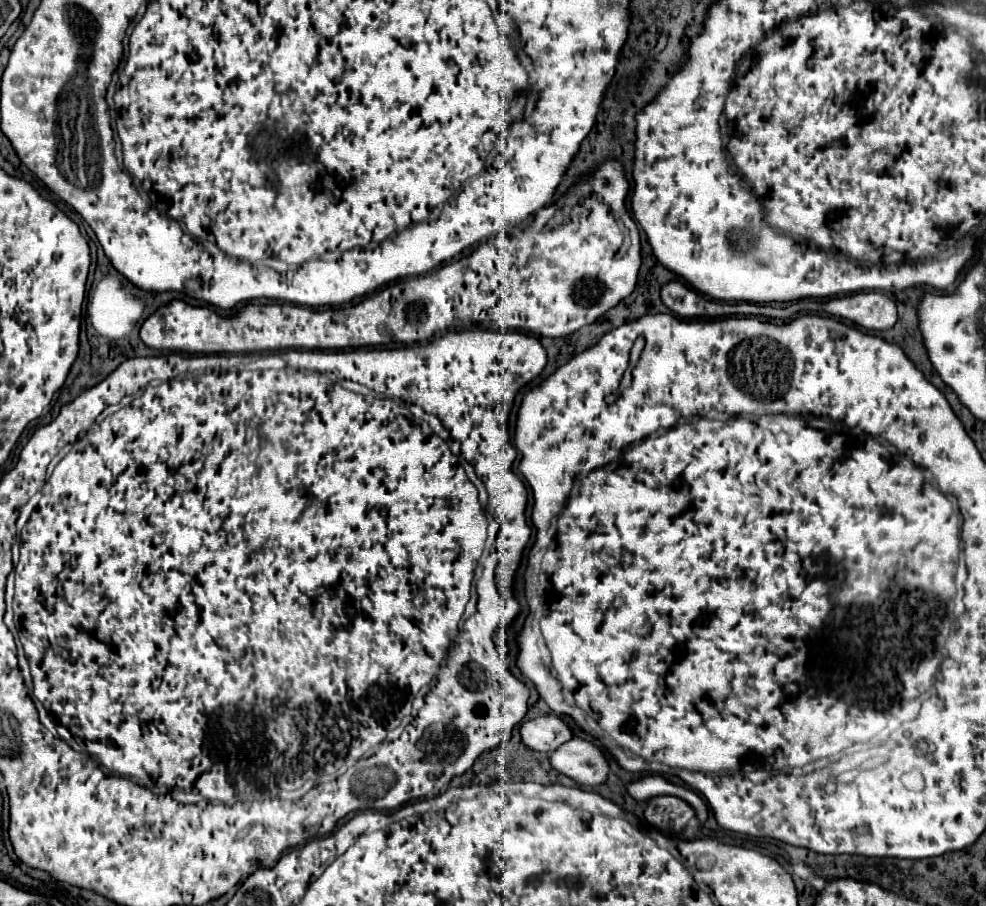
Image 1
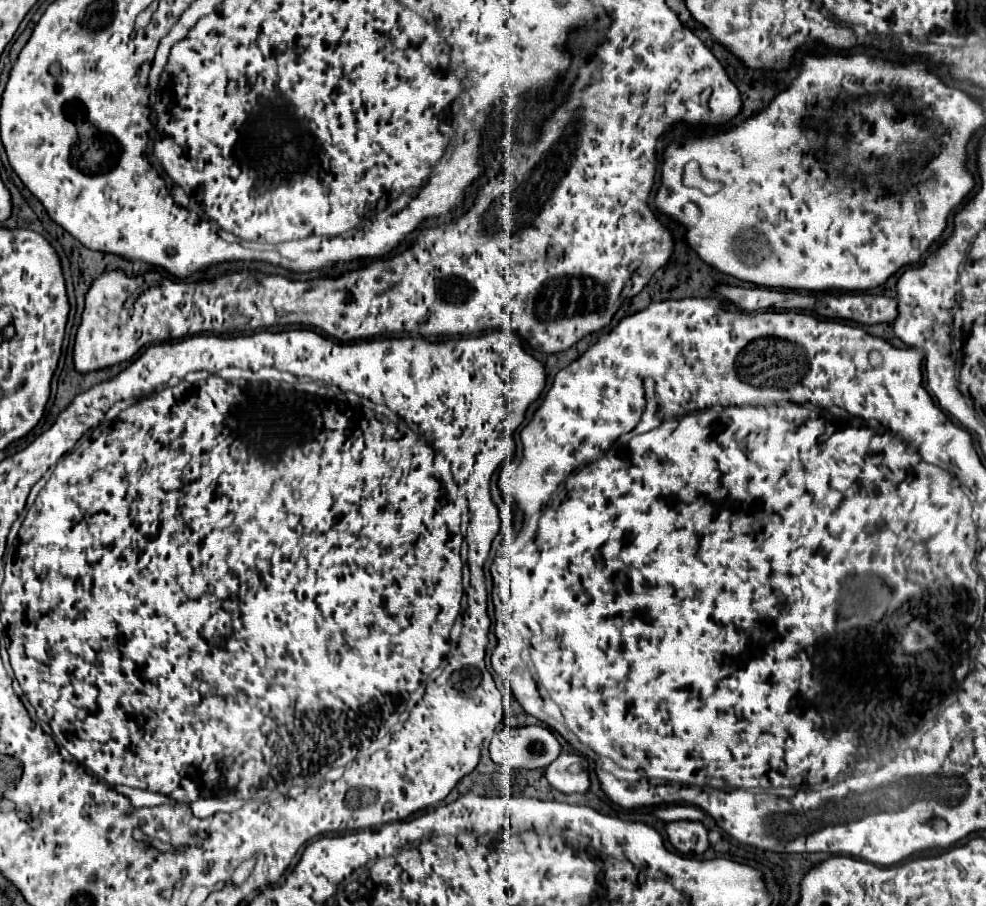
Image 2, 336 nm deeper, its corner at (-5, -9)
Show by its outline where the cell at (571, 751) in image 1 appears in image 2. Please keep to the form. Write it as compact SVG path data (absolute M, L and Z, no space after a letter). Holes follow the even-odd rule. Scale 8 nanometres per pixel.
M561 752L559 758L547 766L545 776L549 784L563 794L573 794L573 792L585 794L589 790L587 760L579 754Z

